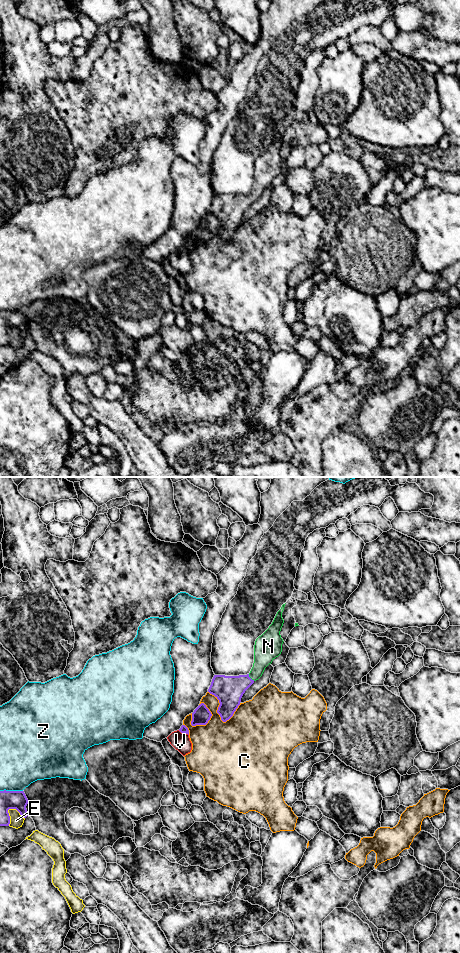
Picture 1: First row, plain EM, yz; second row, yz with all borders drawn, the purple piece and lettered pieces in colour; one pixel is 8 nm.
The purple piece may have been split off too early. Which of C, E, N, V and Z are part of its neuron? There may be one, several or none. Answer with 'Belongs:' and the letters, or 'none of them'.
Belongs: N

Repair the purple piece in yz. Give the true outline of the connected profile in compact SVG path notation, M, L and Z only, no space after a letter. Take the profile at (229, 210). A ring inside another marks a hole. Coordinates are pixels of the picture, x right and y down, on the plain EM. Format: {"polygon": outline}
{"polygon": "M285 124L277 132L269 148L259 156L254 165L254 183L249 194L239 196L214 195L208 212L219 220L217 233L221 240L229 240L238 226L245 211L258 200L265 188L282 172L283 159L280 151L284 140L282 132Z"}

